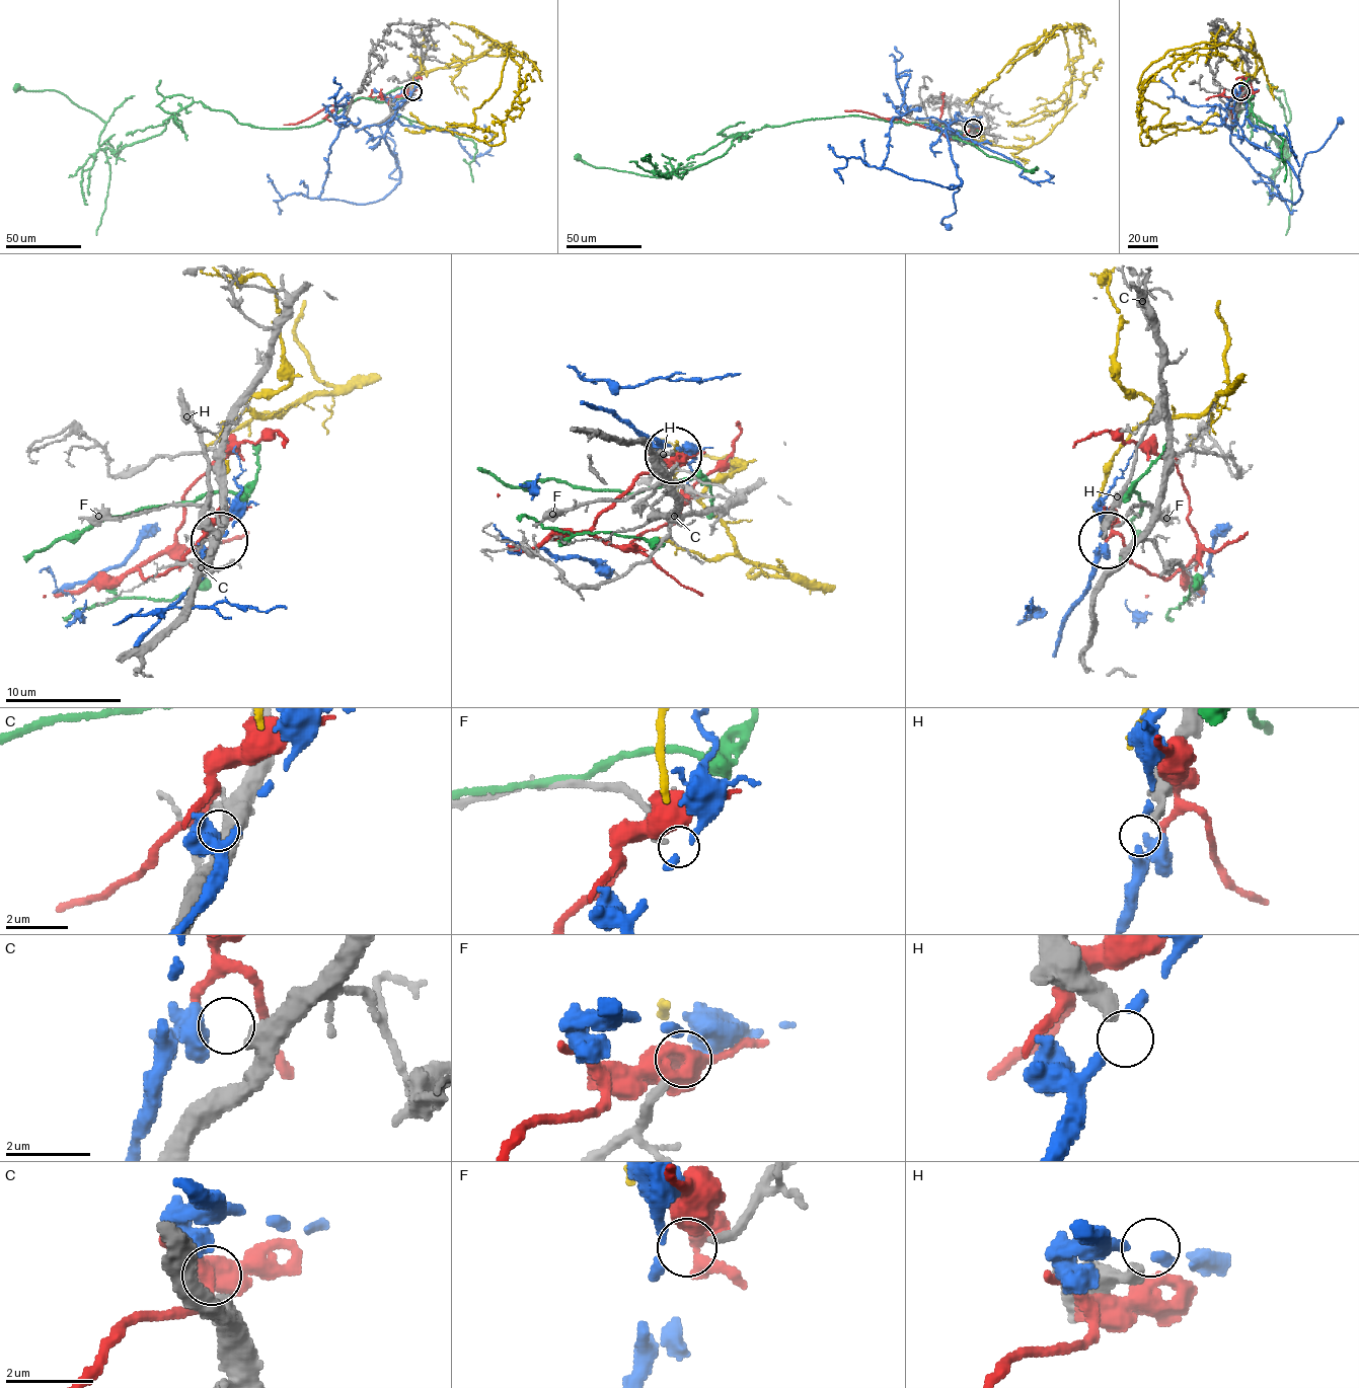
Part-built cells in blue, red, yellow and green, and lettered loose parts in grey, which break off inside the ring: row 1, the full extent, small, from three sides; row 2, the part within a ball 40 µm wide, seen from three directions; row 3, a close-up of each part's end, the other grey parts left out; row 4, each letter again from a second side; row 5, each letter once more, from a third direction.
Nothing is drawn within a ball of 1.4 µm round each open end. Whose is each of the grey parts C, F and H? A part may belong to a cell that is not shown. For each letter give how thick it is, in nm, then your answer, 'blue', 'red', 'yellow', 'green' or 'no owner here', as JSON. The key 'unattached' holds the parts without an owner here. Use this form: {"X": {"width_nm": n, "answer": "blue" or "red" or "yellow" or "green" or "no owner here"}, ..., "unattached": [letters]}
{"C": {"width_nm": 400, "answer": "no owner here"}, "F": {"width_nm": 200, "answer": "blue"}, "H": {"width_nm": 280, "answer": "no owner here"}, "unattached": ["C", "H"]}

